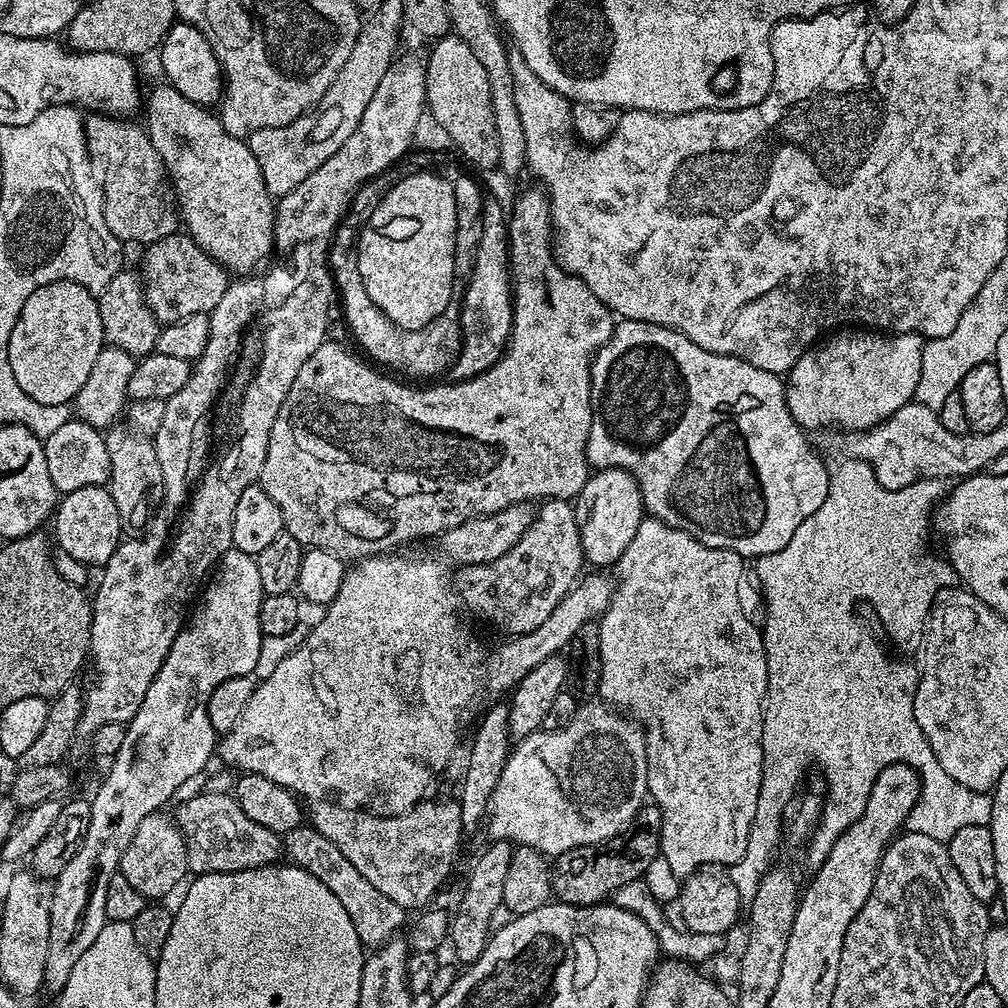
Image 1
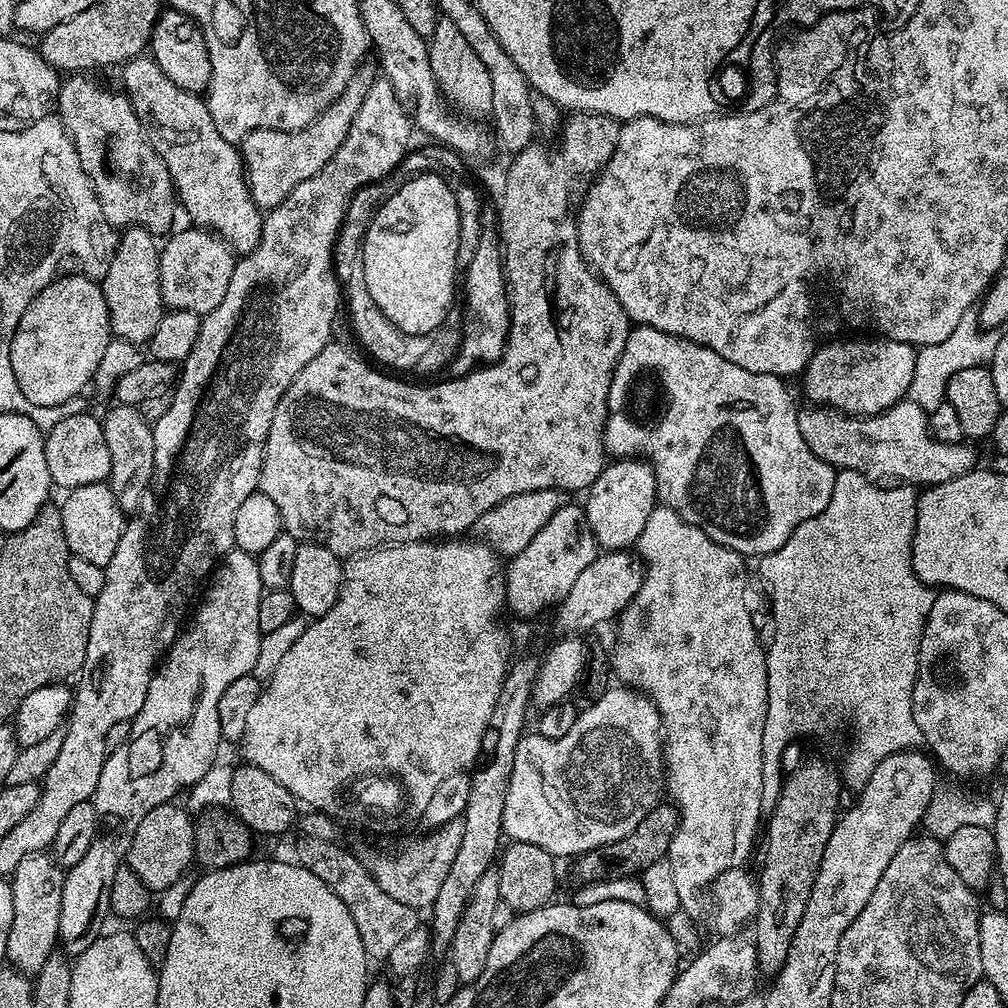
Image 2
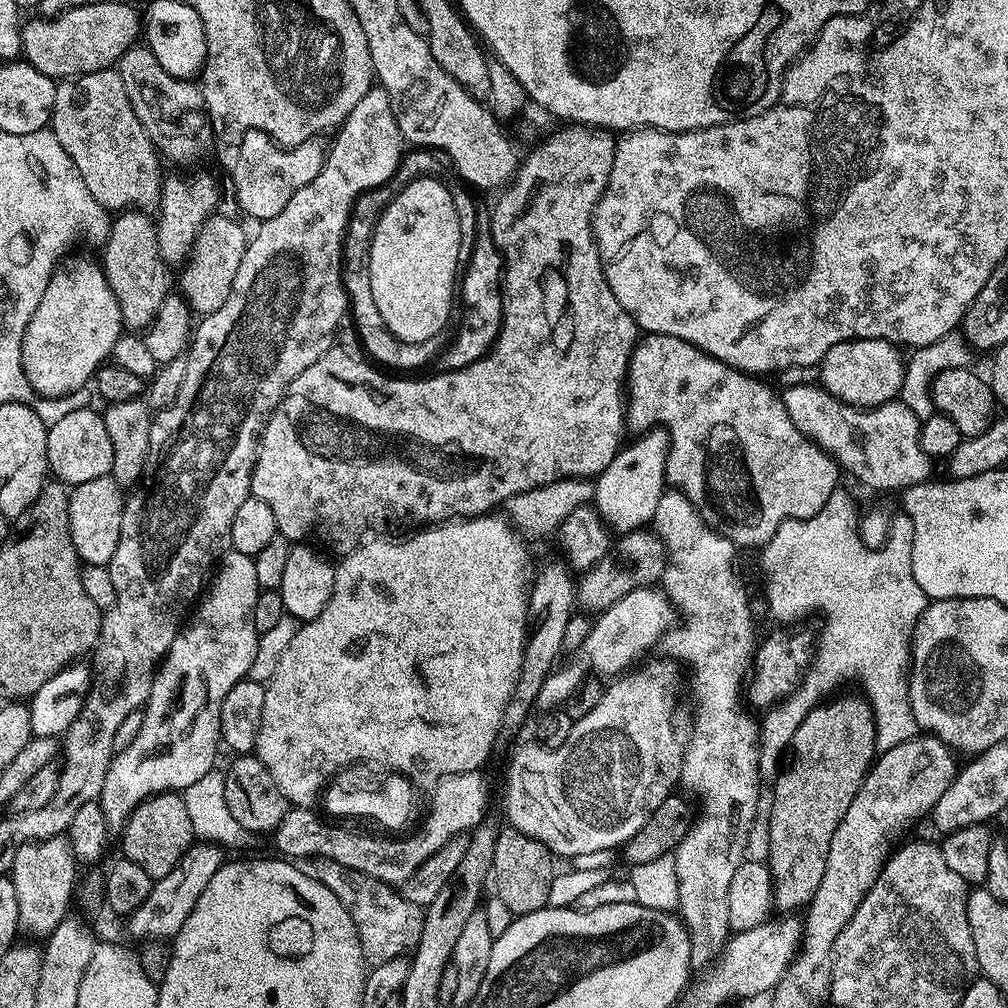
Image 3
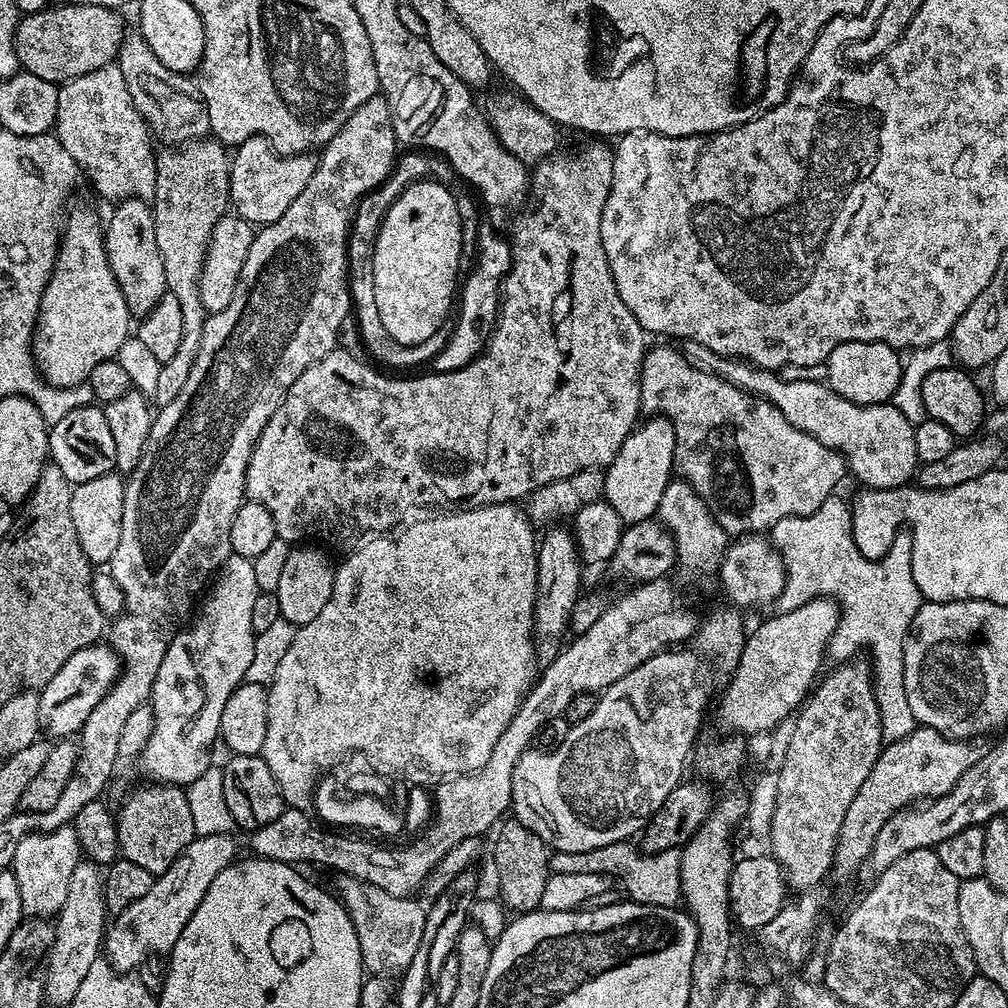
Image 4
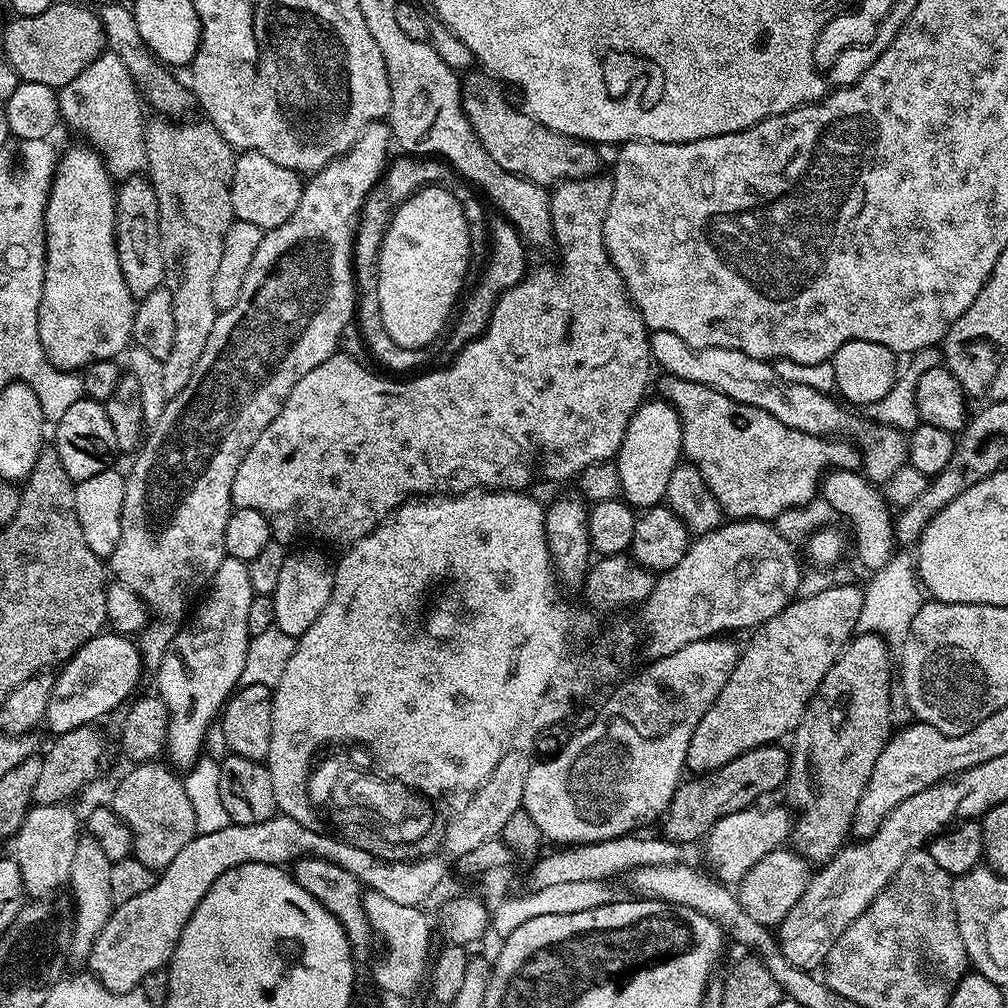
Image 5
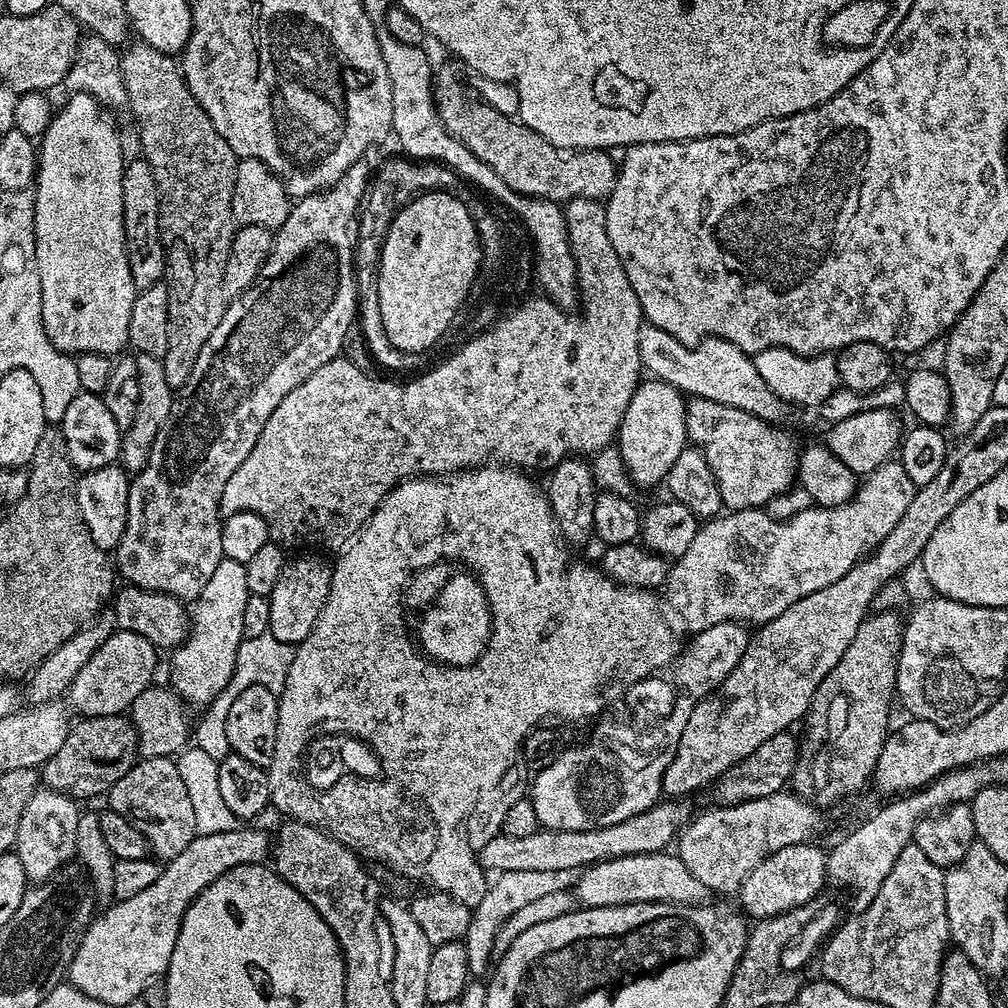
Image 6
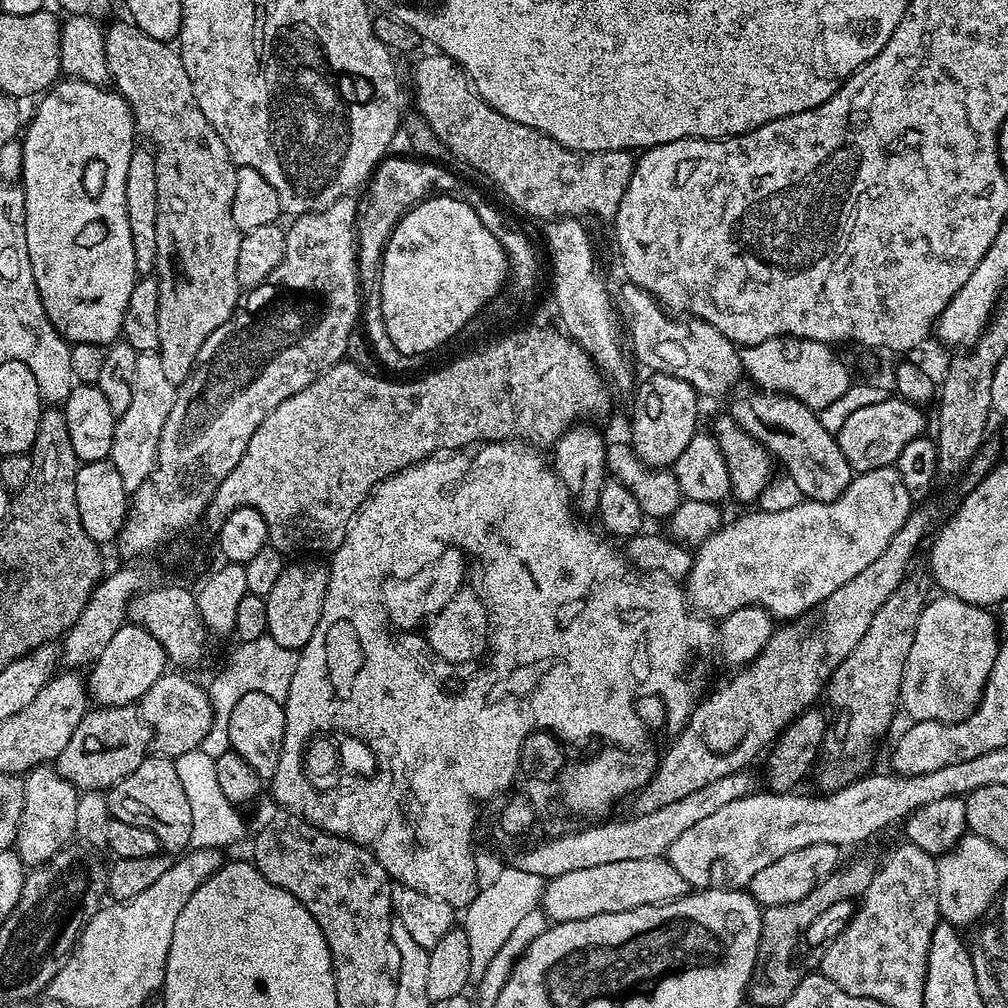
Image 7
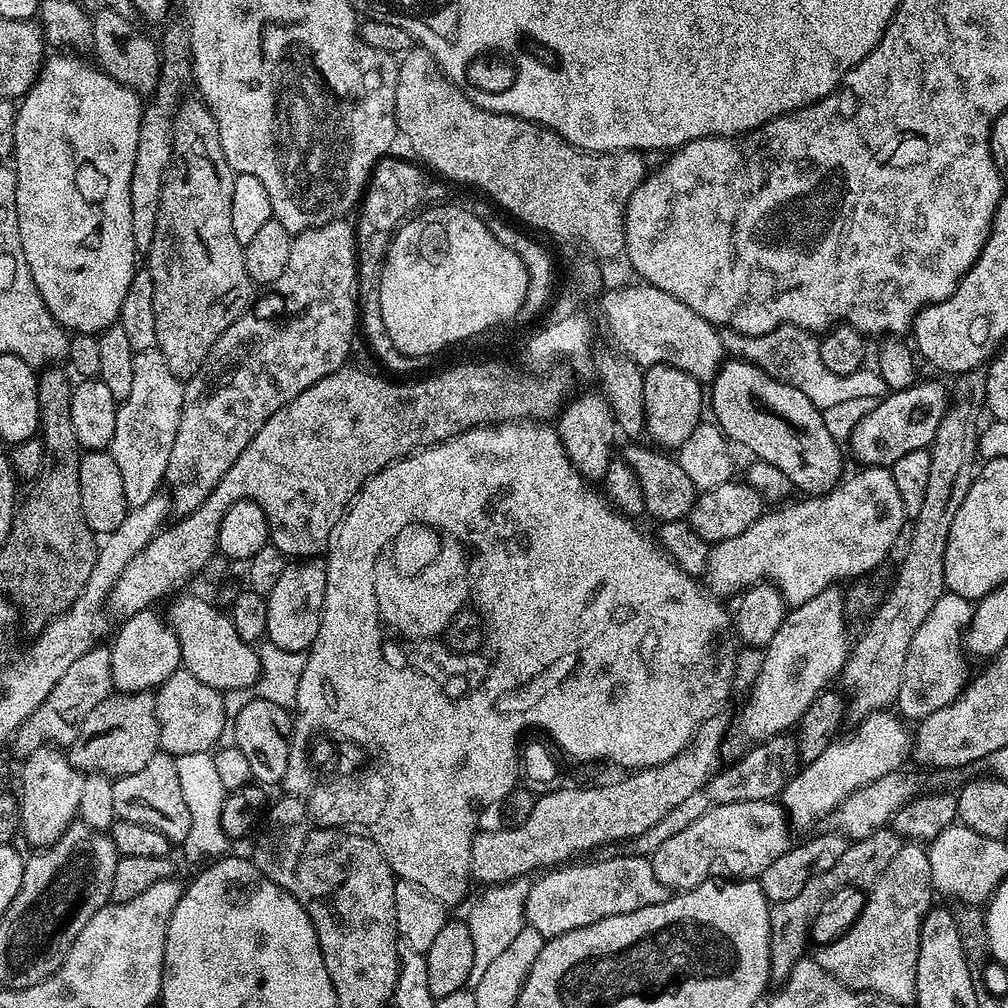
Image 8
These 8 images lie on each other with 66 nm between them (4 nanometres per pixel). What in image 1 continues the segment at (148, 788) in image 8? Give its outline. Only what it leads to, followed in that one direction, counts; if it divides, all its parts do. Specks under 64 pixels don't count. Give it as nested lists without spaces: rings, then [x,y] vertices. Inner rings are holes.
[[[157,810],[142,818],[142,822],[138,822],[138,830],[130,846],[126,846],[126,854],[122,854],[120,863],[119,872],[148,902],[163,901],[163,896],[170,895],[176,887],[179,889],[185,883],[184,876],[189,875],[184,835],[180,833],[175,819],[171,815],[163,816],[164,814],[163,811]]]

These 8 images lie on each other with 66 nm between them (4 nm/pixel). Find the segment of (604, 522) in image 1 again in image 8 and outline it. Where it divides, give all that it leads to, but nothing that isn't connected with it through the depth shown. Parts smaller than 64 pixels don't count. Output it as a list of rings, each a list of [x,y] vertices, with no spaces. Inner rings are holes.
[[[654,364],[643,369],[644,374],[644,427],[646,436],[653,445],[659,446],[664,450],[676,450],[690,434],[702,422],[700,411],[706,408],[706,392],[702,389],[701,381],[695,380],[686,370],[678,370],[669,364]]]

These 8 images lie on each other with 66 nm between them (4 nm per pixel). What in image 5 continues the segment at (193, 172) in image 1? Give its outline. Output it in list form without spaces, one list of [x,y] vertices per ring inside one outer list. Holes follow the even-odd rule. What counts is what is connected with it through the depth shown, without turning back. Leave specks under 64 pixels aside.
[[[127,3],[108,4],[104,9],[99,9],[100,25],[104,28],[104,42],[107,51],[118,54],[130,70],[130,78],[136,84],[136,91],[140,93],[143,103],[149,109],[153,108],[153,113],[164,118],[184,118],[191,108],[194,108],[194,97],[192,89],[187,83],[175,80],[171,76],[165,65],[161,64],[153,52],[142,42],[142,34],[138,34],[138,22],[134,22],[134,14]],[[169,72],[169,73],[168,73]],[[149,104],[149,105],[148,105]],[[185,115],[185,116],[184,116]]]

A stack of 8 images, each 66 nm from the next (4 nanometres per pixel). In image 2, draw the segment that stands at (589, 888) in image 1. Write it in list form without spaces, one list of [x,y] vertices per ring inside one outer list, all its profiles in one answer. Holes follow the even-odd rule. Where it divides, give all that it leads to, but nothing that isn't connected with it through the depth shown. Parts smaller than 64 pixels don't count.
[[[671,802],[656,804],[650,810],[650,814],[646,814],[646,818],[642,818],[642,822],[638,822],[638,826],[630,830],[630,834],[626,834],[626,838],[575,857],[577,881],[602,881],[617,879],[620,876],[639,877],[652,863],[667,857],[668,847],[679,825],[680,813],[677,812],[675,804]]]

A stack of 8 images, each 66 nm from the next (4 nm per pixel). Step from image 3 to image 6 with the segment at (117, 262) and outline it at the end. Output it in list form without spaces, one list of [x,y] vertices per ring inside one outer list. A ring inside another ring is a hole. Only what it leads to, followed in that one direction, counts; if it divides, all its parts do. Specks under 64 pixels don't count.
[[[143,158],[129,159],[124,165],[122,174],[122,222],[126,234],[126,254],[130,262],[130,278],[134,278],[134,286],[139,290],[161,283],[164,279],[164,247],[160,237],[160,195],[154,182],[154,174],[148,161]]]

